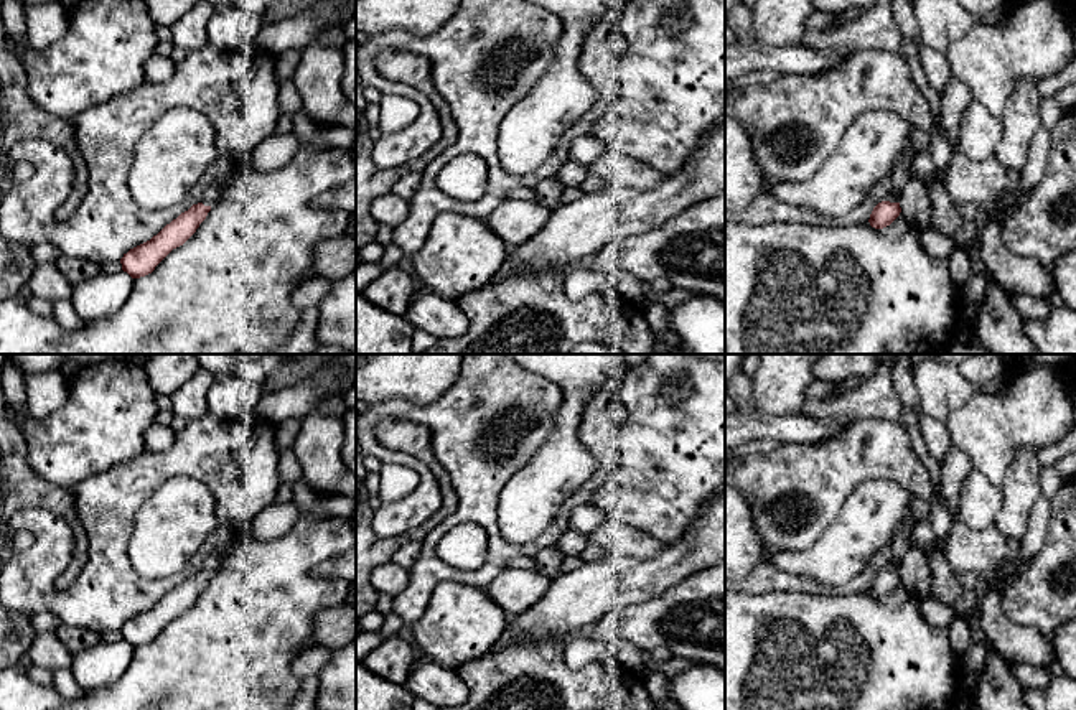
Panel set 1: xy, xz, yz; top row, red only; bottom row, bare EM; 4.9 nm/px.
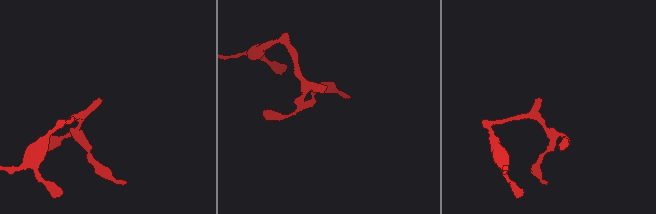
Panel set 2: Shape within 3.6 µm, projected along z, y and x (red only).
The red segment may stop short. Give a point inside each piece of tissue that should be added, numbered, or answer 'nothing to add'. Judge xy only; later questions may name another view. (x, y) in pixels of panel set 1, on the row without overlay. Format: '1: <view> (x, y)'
1: xy (213, 562)

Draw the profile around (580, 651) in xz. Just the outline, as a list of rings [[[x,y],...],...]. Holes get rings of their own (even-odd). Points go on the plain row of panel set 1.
[[[588,633],[573,638],[564,647],[564,661],[570,669],[583,669],[592,662],[608,661],[610,647],[590,639]]]

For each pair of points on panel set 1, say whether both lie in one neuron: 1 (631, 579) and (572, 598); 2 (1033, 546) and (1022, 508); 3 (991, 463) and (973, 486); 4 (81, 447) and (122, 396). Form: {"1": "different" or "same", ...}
{"1": "same", "2": "different", "3": "different", "4": "same"}

